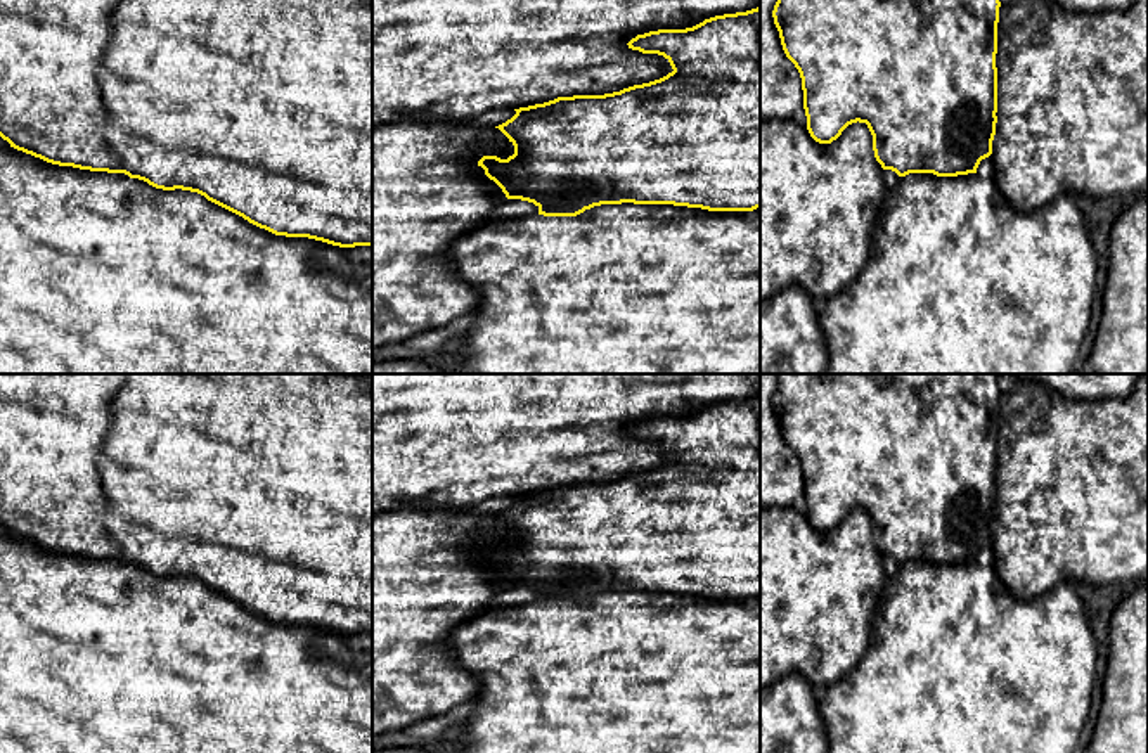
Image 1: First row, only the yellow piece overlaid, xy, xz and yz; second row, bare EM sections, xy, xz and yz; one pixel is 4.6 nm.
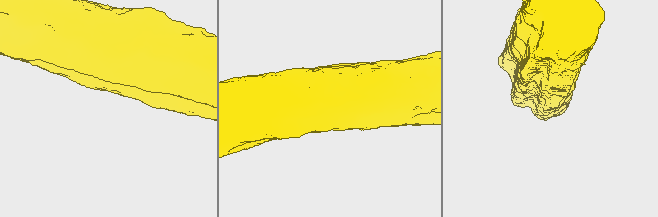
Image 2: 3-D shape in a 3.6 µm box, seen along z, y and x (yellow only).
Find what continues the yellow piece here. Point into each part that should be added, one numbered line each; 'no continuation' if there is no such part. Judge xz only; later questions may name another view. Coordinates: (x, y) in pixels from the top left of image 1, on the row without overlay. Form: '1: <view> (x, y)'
no continuation

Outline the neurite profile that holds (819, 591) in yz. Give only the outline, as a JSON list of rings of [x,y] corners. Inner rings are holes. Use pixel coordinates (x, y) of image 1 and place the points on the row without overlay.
[[[795,507],[760,509],[760,687],[790,675],[829,687],[850,673],[867,651],[885,582],[883,556],[866,511],[852,511],[831,531],[819,531]]]

